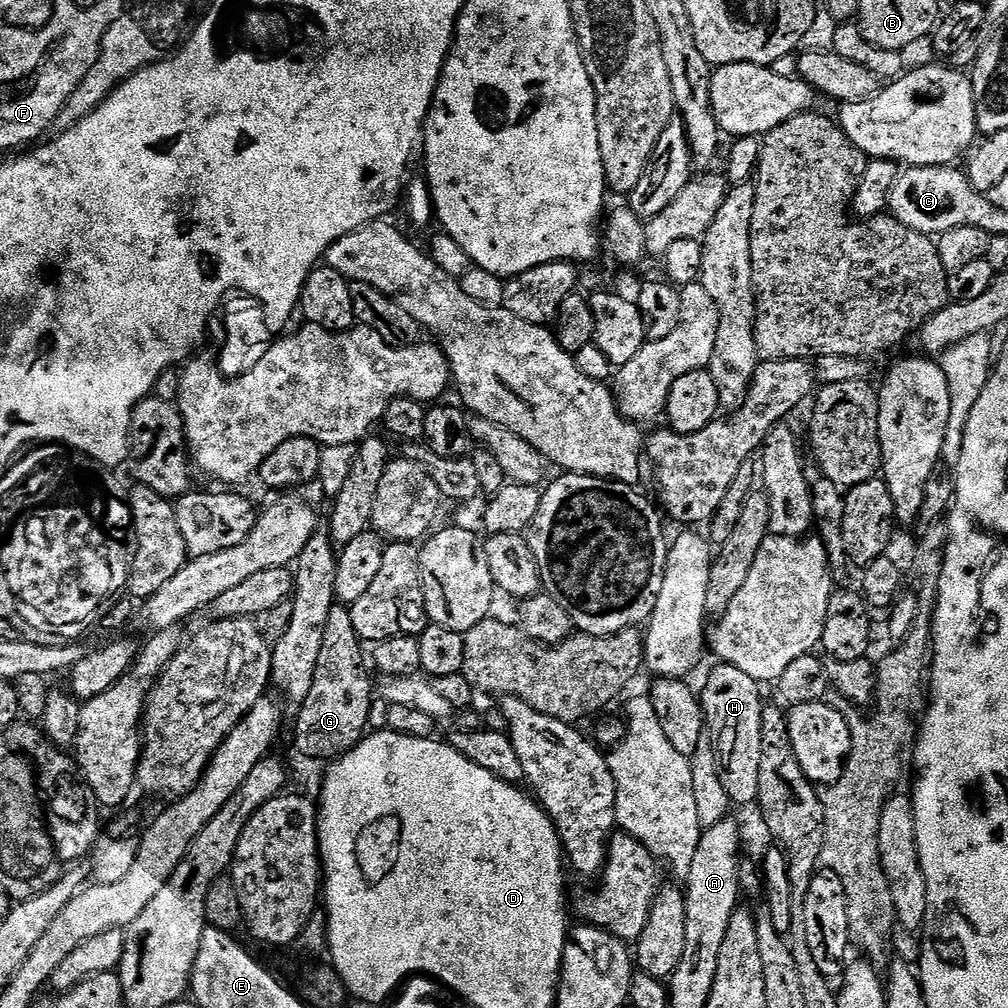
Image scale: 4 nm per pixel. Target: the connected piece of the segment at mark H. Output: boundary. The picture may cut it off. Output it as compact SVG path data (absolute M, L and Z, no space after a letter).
M723 662L708 676L704 693L699 693L699 702L704 709L704 723L715 728L717 758L723 786L731 803L736 806L755 805L760 794L760 767L764 740L764 700L760 697L761 685L750 674L738 670L738 666Z

